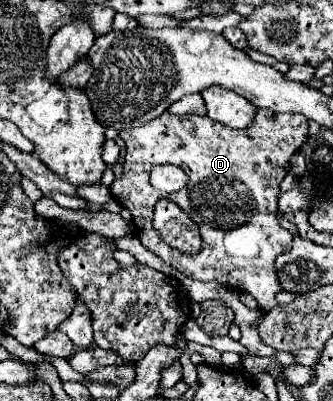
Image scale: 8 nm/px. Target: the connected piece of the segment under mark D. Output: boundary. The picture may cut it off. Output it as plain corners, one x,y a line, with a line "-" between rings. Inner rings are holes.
256,109
254,123
246,129
232,129
218,121
212,121
210,117
176,117
168,111
162,113
158,119
120,131
120,139
126,143
126,157
122,163
122,177
114,179
110,191
118,199
120,205
124,205
132,213
132,223
136,227
136,237
140,243
150,249
154,255
158,255
162,261
178,269
190,279
196,281
218,281
222,285
234,287
236,291
248,291
258,303
262,311
270,311
276,305
274,295
280,291
280,283
274,271
274,259
280,253
290,251
292,247
292,233
284,229
278,223
276,211
278,211
278,185
288,173
288,161
290,157
300,149
304,143
304,137
308,135
308,119
300,113
274,113
270,109
-
154,163
176,163
180,165
188,175
192,175
192,181
180,189
178,193
162,193
148,185
148,171
-
158,199
172,199
178,203
194,223
198,223
204,239
204,247
198,255
184,255
184,253
170,253
170,247
160,241
152,227
152,209

